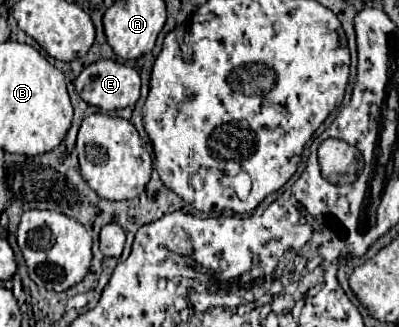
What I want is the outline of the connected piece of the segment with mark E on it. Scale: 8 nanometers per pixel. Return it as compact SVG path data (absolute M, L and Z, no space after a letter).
M97 61L81 71L75 81L77 93L101 111L133 107L139 99L141 79L137 69L117 61Z

